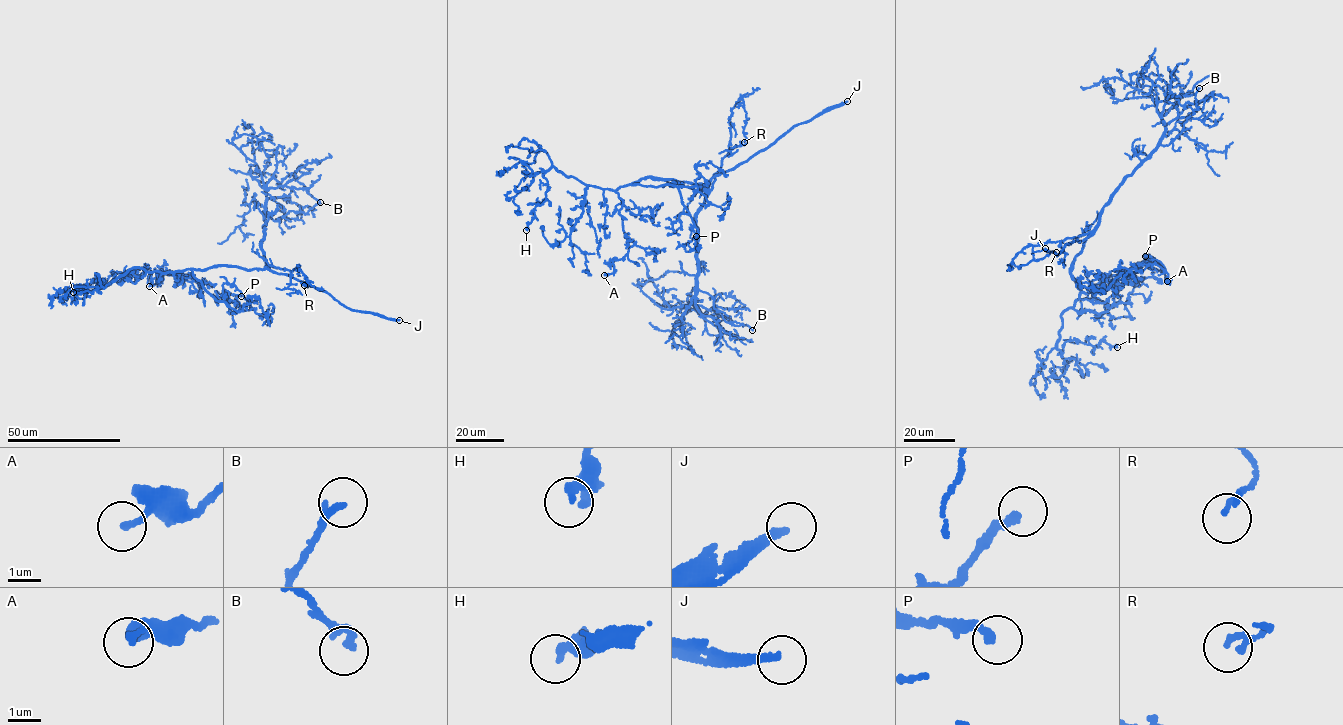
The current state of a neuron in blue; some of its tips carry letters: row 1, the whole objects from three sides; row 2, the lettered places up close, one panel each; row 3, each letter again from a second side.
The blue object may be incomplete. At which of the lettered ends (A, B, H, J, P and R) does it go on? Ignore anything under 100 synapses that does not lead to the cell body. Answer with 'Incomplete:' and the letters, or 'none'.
Incomplete: J

